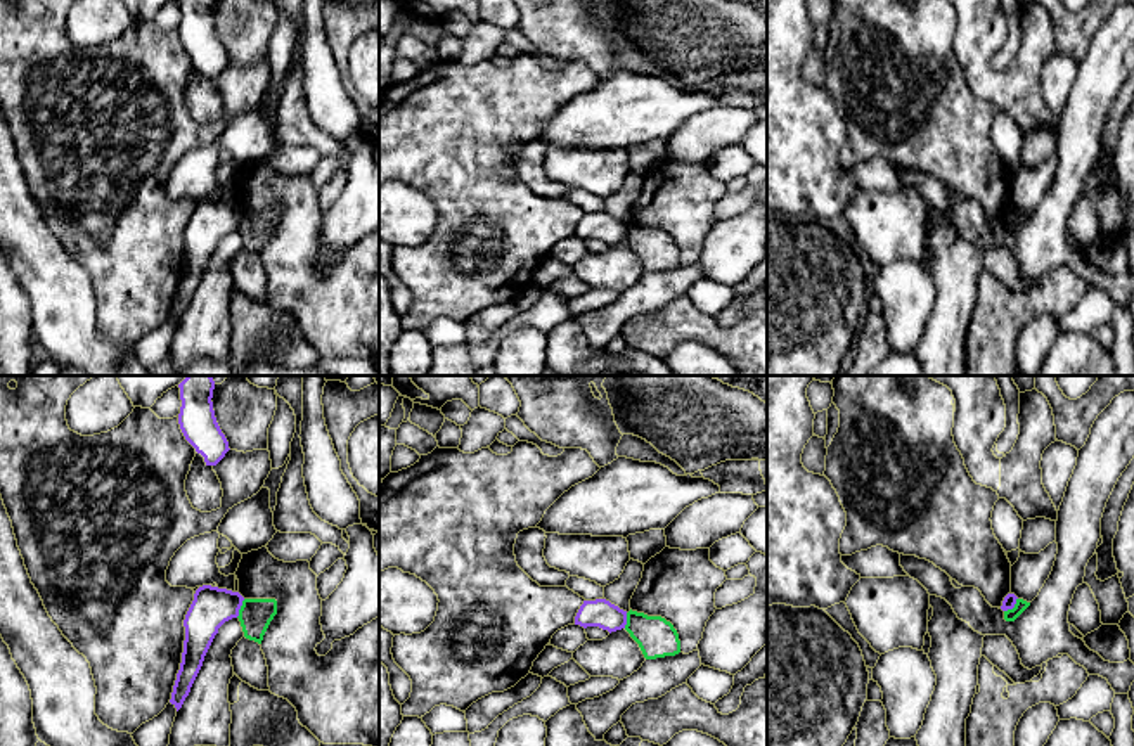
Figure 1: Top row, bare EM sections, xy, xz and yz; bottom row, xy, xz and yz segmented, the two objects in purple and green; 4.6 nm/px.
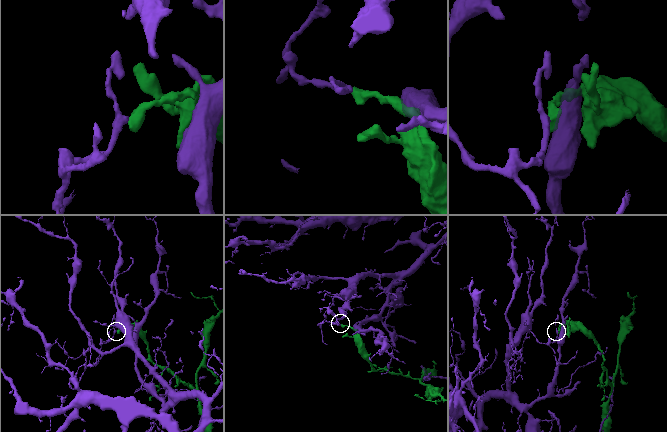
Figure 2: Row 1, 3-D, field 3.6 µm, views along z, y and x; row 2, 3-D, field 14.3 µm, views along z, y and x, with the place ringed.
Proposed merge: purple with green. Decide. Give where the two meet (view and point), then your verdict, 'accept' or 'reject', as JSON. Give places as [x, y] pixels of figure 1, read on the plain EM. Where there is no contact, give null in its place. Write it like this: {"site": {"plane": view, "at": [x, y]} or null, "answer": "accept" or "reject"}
{"site": {"plane": "xy", "at": [239, 220]}, "answer": "reject"}

